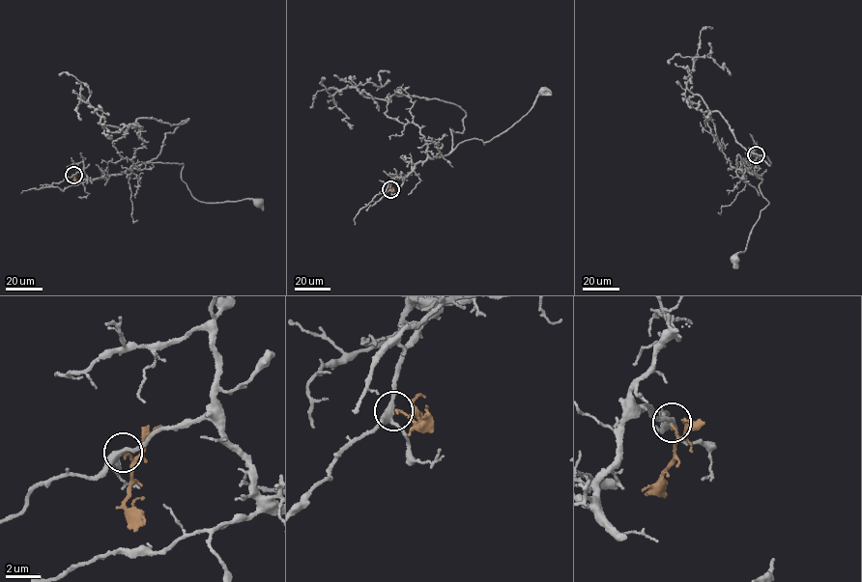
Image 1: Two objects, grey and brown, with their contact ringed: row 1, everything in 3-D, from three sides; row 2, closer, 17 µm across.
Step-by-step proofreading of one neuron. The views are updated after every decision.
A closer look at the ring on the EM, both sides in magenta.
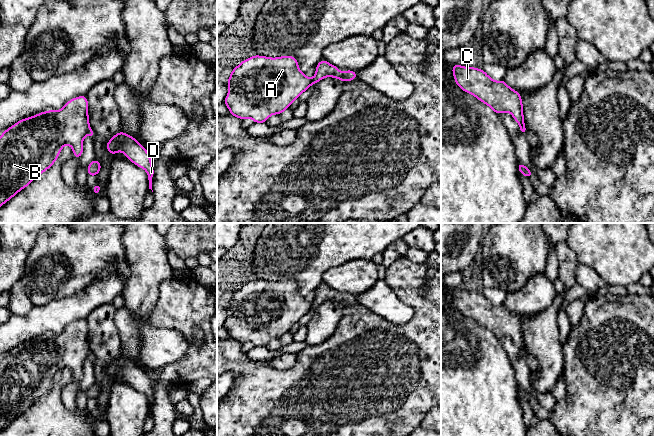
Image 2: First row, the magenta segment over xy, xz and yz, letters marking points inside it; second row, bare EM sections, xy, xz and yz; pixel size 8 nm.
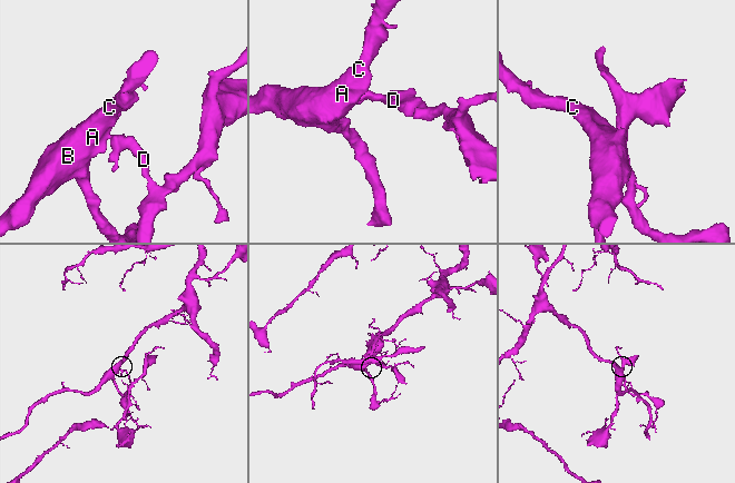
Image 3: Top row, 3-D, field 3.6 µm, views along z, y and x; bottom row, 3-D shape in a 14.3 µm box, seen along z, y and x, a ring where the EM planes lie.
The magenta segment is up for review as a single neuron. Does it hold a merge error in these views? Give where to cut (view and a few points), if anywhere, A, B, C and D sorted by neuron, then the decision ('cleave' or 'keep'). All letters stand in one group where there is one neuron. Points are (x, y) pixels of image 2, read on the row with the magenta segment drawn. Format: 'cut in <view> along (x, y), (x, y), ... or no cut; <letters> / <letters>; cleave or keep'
cut in xz along (311, 79), (313, 83); A B C / D; cleave

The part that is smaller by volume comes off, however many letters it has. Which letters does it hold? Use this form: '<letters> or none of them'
D

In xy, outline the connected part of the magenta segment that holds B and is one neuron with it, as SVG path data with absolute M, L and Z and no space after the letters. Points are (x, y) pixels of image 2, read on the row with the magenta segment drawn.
M87 97L69 100L61 110L48 110L21 119L0 136L0 207L27 187L34 178L49 169L64 145L69 144L74 158L83 153L83 139L90 130Z

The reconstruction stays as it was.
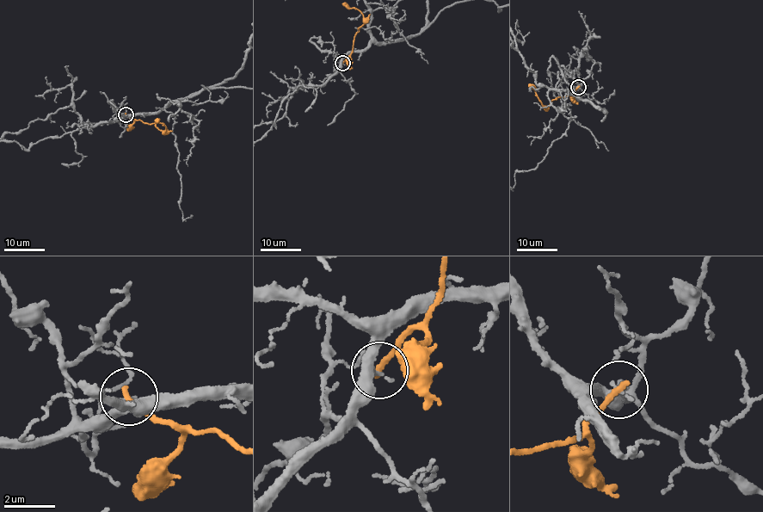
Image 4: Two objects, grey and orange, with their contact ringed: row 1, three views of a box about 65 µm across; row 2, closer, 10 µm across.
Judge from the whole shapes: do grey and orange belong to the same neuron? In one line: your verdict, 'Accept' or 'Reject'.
Reject

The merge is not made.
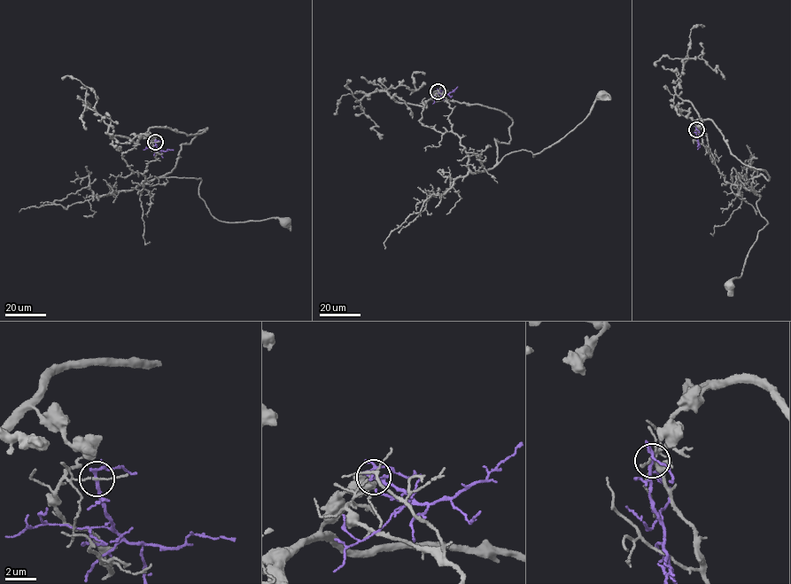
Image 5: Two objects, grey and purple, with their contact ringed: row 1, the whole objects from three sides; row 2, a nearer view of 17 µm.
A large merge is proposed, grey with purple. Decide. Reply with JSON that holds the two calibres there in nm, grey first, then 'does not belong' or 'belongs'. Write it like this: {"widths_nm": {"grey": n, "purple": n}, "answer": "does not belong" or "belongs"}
{"widths_nm": {"grey": 100, "purple": 170}, "answer": "does not belong"}

